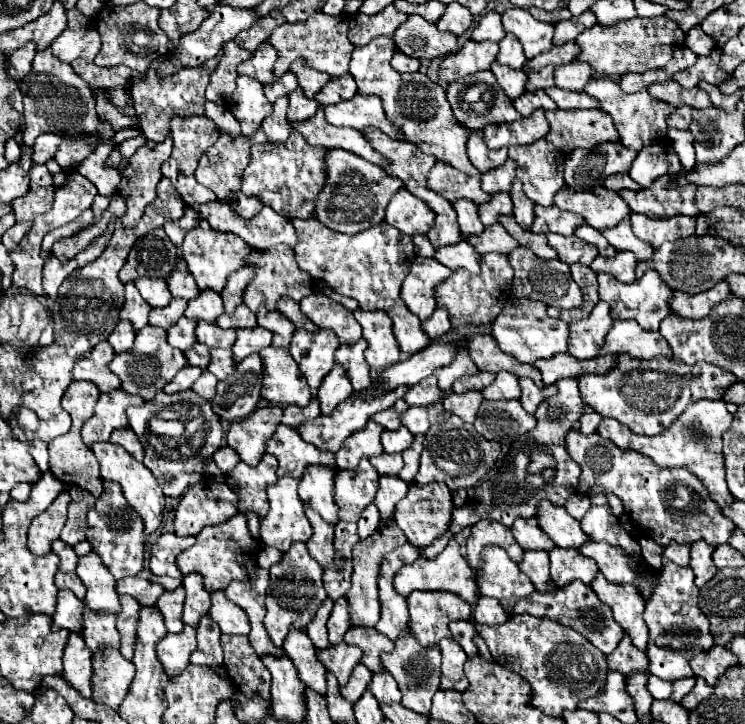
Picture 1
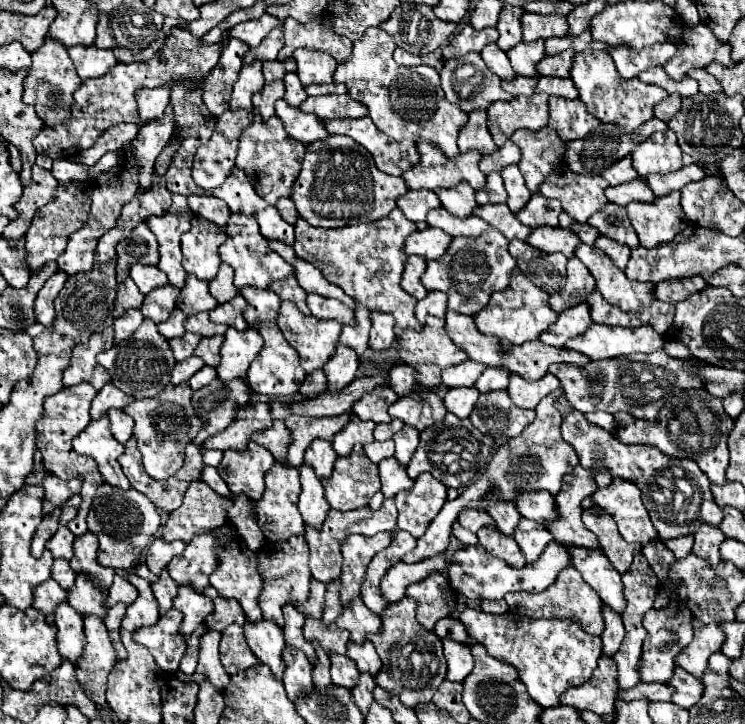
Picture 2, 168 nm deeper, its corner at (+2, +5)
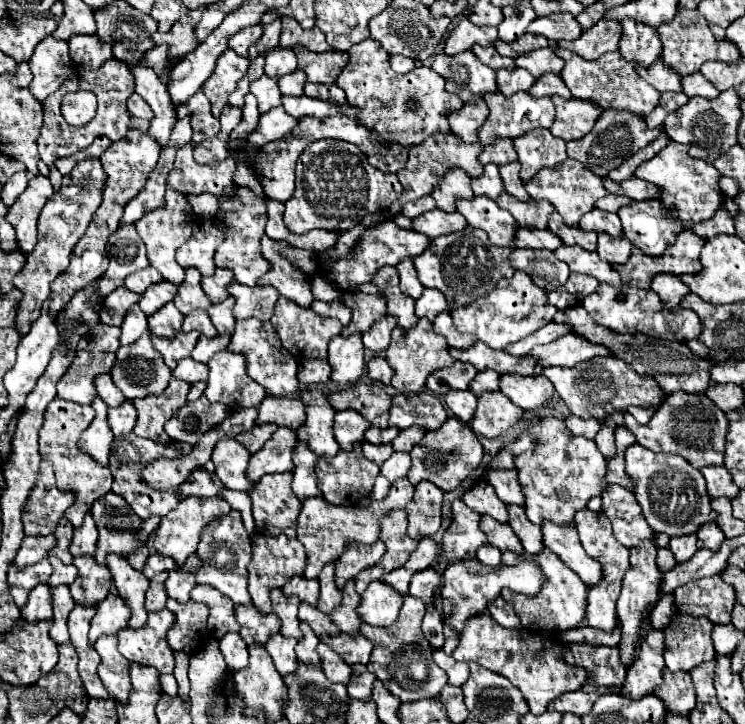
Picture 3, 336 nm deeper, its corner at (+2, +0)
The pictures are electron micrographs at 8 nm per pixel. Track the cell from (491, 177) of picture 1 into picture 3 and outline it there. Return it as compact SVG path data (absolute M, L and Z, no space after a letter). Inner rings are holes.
M498 138L498 142L492 142L492 144L484 146L482 152L480 152L480 156L478 156L478 160L482 164L494 162L498 166L514 162L516 160L516 150L512 146L512 138Z

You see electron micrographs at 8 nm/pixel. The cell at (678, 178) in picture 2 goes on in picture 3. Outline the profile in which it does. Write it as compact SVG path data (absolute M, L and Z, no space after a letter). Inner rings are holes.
M602 178L606 190L610 194L622 194L622 196L628 196L632 200L650 200L650 198L658 198L660 196L660 190L656 186L652 186L650 182L646 180L640 180L640 178L628 178L626 182L610 182L610 178Z

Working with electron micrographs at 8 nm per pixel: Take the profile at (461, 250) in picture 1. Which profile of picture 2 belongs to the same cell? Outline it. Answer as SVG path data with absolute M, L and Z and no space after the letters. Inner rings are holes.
M426 227L424 231L414 231L406 239L406 253L408 255L422 255L424 259L438 259L446 249L450 247L452 237L448 233L442 233L442 229Z

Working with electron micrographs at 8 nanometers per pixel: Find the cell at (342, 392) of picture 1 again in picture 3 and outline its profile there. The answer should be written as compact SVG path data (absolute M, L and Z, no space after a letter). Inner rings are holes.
M338 334L330 340L328 362L332 366L332 382L354 384L364 372L364 344L360 334L350 338Z

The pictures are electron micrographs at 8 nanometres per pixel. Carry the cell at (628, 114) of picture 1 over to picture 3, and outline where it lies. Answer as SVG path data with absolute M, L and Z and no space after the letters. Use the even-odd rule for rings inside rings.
M550 44L550 48L566 62L562 68L562 80L566 82L566 86L570 88L574 98L594 100L602 110L628 110L628 112L634 112L640 116L648 116L654 110L654 106L658 104L660 92L654 90L650 84L646 84L638 76L634 62L622 60L622 56L618 52L608 52L602 58L588 62L574 52L562 50L558 44Z

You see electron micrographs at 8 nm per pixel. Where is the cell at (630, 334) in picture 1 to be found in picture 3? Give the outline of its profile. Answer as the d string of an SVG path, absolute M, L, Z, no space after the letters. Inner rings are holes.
M566 334L546 346L536 346L530 354L534 354L534 358L542 358L542 362L538 362L534 374L542 374L542 370L546 366L576 366L578 362L590 360L594 356L608 356L610 350L604 348L602 344L594 344L590 340L586 340L584 336L578 334Z

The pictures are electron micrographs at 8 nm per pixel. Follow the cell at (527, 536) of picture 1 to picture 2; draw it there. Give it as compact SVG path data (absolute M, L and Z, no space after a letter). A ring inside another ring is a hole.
M502 501L496 503L494 507L488 509L490 517L496 521L496 527L504 533L504 535L514 535L514 529L518 527L518 521L522 519L522 515L518 513L516 505L510 501Z

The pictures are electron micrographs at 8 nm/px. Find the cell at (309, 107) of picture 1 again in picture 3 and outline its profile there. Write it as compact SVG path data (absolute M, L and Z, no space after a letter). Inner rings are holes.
M294 70L292 74L286 74L278 80L278 88L284 96L300 96L304 82L306 82L306 74L302 74L302 70Z

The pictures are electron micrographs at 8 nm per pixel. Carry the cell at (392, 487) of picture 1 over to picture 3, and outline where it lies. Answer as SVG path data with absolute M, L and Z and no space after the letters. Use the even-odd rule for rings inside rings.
M394 452L382 466L380 472L390 480L398 480L398 478L406 478L406 472L410 470L410 454L398 454Z

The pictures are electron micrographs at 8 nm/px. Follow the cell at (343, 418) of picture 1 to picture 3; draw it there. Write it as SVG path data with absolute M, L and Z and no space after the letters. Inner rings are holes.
M278 428L274 436L266 442L266 446L250 456L248 464L248 478L250 482L258 484L264 474L276 474L276 472L292 472L294 462L292 462L292 450L296 446L298 438L294 430Z

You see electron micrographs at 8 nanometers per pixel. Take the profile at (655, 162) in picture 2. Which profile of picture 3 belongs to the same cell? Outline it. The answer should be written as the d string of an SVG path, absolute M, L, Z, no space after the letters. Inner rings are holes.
M668 142L668 146L660 154L638 166L638 170L634 172L638 178L660 188L660 202L668 210L676 210L678 222L684 230L692 230L692 224L708 220L718 210L718 204L722 204L724 198L718 186L722 174L718 174L718 170L710 162L690 158L688 150L690 146L686 144Z

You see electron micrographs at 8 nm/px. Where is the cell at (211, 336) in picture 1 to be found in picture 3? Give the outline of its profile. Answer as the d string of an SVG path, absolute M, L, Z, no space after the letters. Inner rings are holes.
M192 310L190 314L184 316L184 322L182 322L182 332L190 332L190 330L198 330L200 334L204 336L216 336L216 328L214 324L210 322L206 310Z

